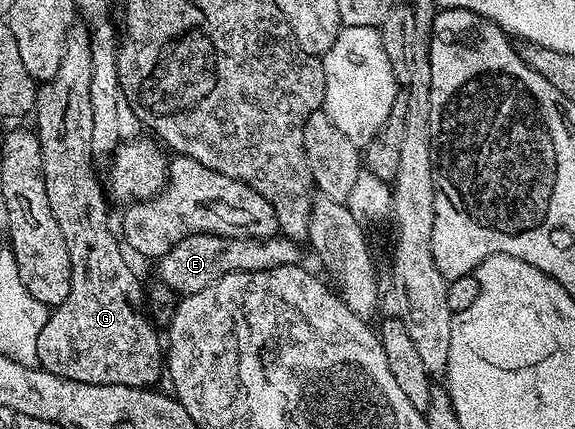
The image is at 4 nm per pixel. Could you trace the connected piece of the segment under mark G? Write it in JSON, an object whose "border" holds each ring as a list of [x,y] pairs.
{"border":[[[75,24],[74,28],[66,34],[66,50],[60,59],[60,67],[56,71],[56,75],[48,83],[43,84],[38,89],[38,97],[34,101],[33,120],[38,120],[38,129],[36,128],[36,136],[40,143],[40,151],[42,152],[42,170],[44,171],[44,179],[46,180],[46,190],[48,191],[48,207],[52,207],[52,215],[56,219],[60,227],[60,235],[64,235],[64,243],[68,247],[68,259],[70,260],[70,270],[72,271],[72,279],[70,280],[70,290],[68,291],[68,299],[64,299],[64,303],[60,303],[51,312],[48,323],[44,323],[44,327],[40,331],[40,339],[36,339],[36,355],[38,356],[37,364],[41,368],[48,370],[52,375],[60,375],[64,379],[72,379],[76,383],[90,383],[92,385],[123,385],[124,387],[147,387],[157,386],[158,380],[164,377],[164,341],[158,338],[158,333],[154,330],[155,322],[152,320],[151,314],[147,312],[148,297],[142,293],[142,285],[138,282],[138,277],[134,274],[132,266],[126,262],[126,257],[122,254],[123,246],[120,244],[119,238],[110,230],[110,217],[106,214],[106,197],[102,194],[102,185],[94,178],[94,165],[90,144],[92,143],[92,99],[90,98],[90,84],[92,83],[92,51],[90,50],[90,31],[85,24]]]}

